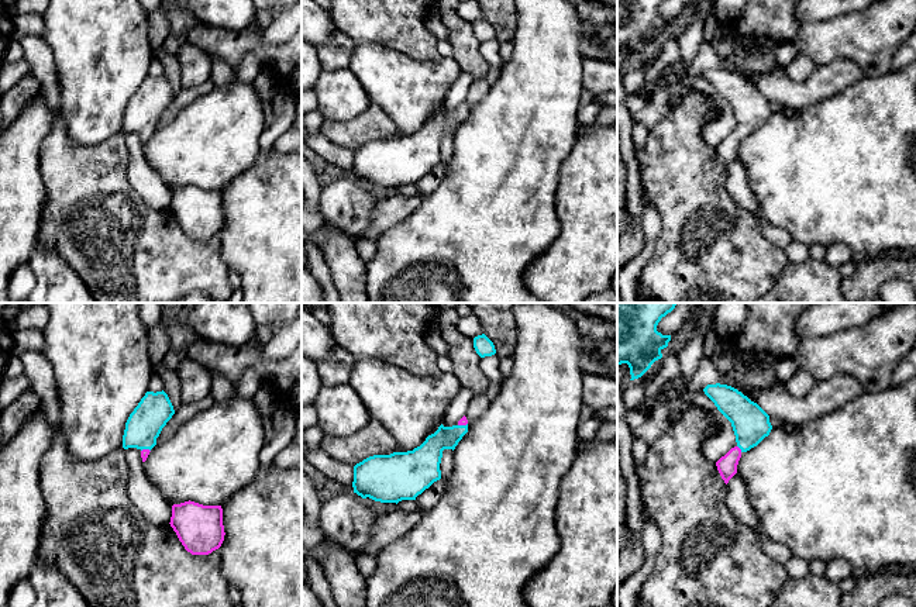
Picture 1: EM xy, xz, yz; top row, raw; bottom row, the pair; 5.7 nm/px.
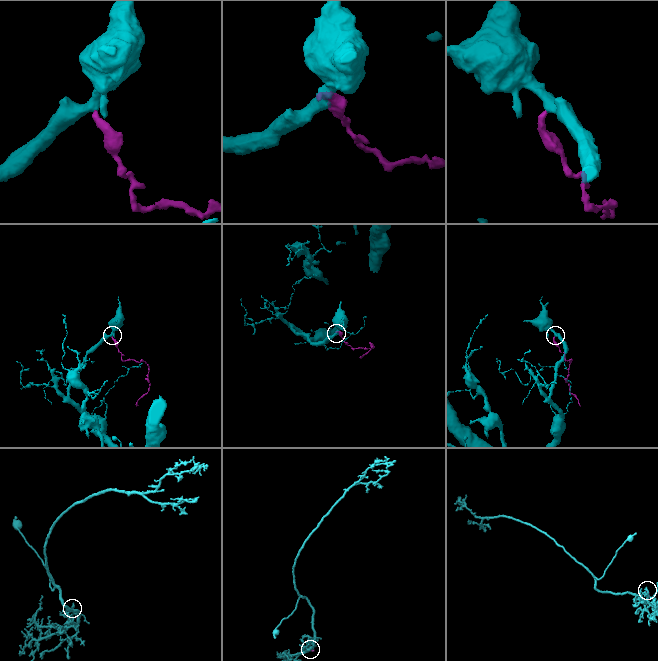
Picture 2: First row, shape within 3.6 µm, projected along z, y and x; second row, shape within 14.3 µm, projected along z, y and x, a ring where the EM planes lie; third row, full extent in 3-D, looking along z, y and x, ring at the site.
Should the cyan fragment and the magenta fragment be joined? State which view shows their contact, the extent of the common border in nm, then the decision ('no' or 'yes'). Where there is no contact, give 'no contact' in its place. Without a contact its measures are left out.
yz | 50 nm | yes

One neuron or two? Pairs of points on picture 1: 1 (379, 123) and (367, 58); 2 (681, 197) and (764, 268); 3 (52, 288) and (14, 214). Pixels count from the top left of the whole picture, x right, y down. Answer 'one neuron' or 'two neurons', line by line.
1: two neurons
2: one neuron
3: two neurons

